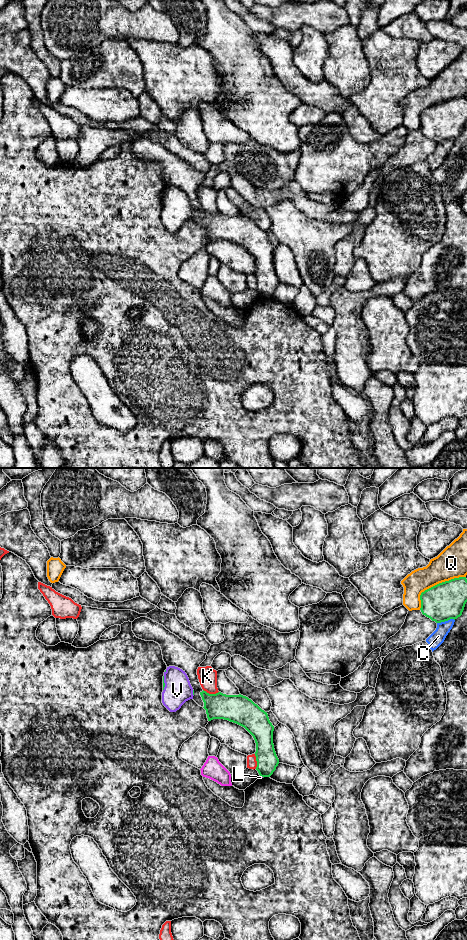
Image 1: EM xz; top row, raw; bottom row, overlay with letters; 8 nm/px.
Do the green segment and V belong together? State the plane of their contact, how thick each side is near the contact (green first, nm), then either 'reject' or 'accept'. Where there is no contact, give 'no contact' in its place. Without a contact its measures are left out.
xz | 20/220 nm | accept

